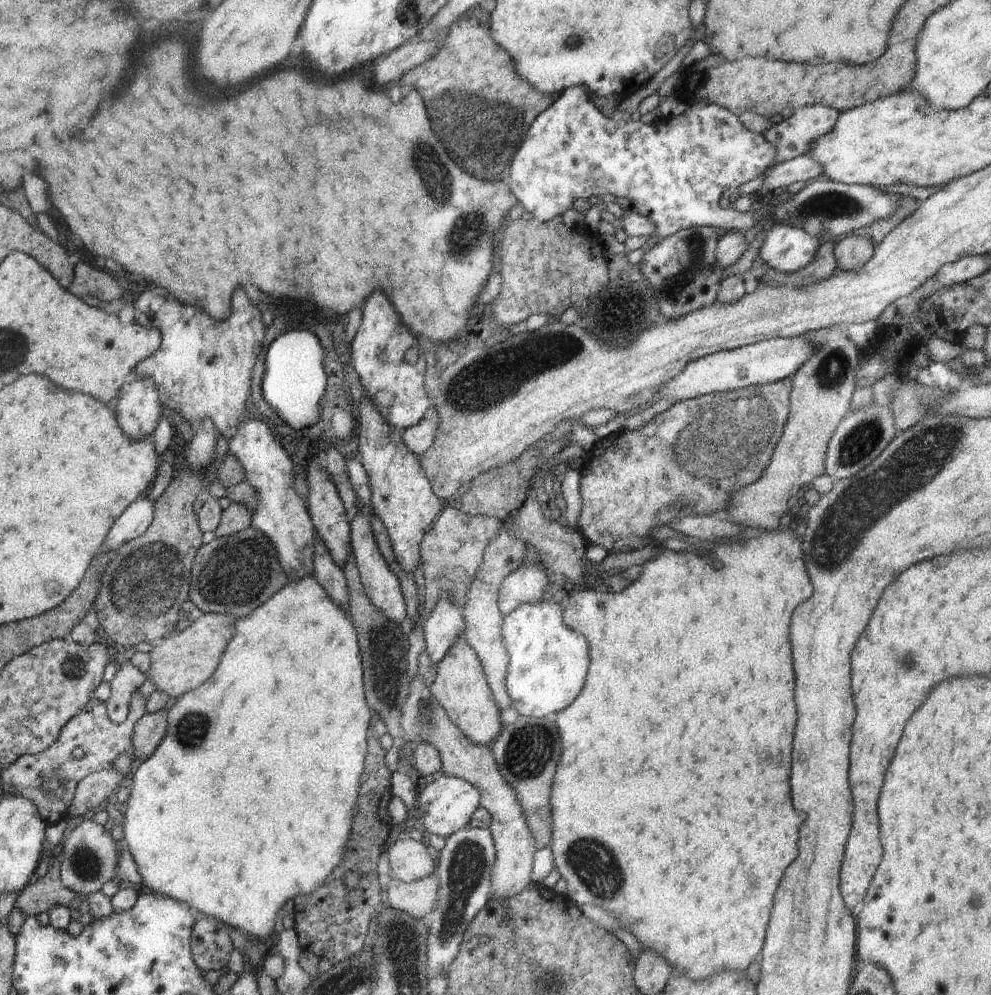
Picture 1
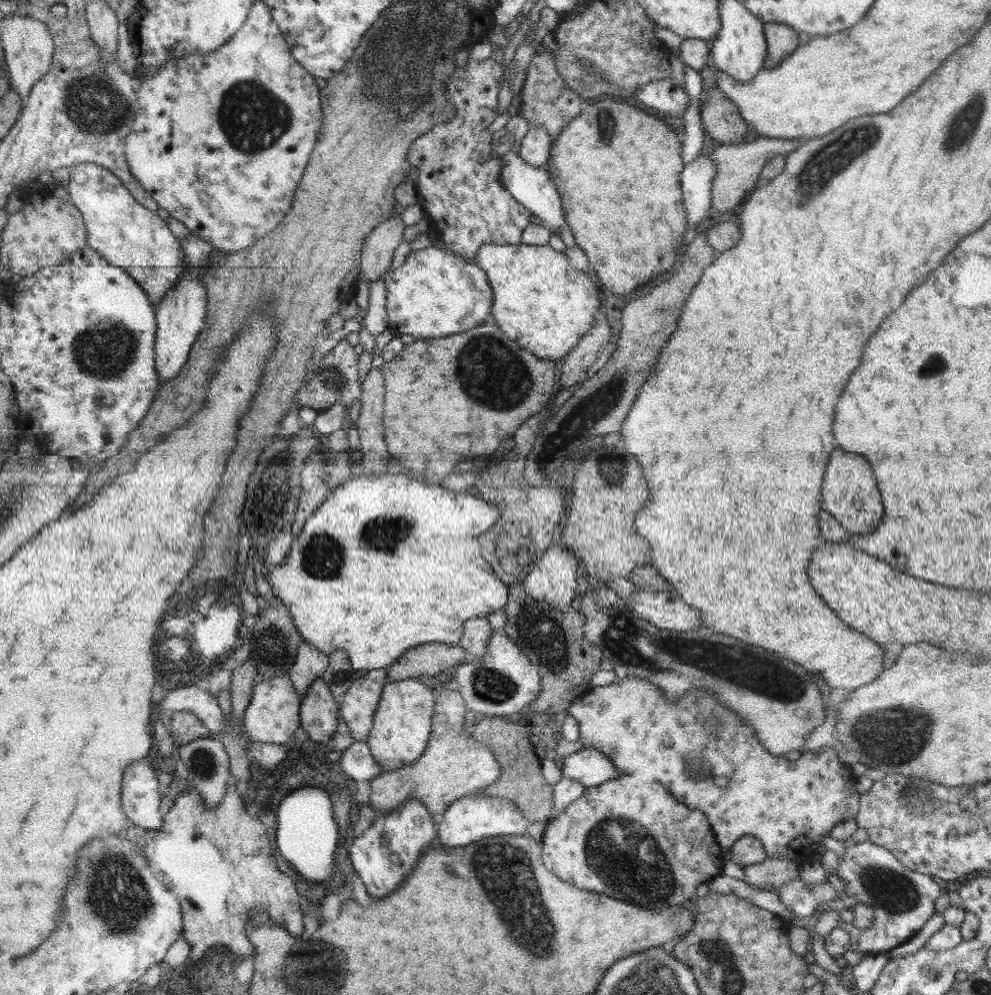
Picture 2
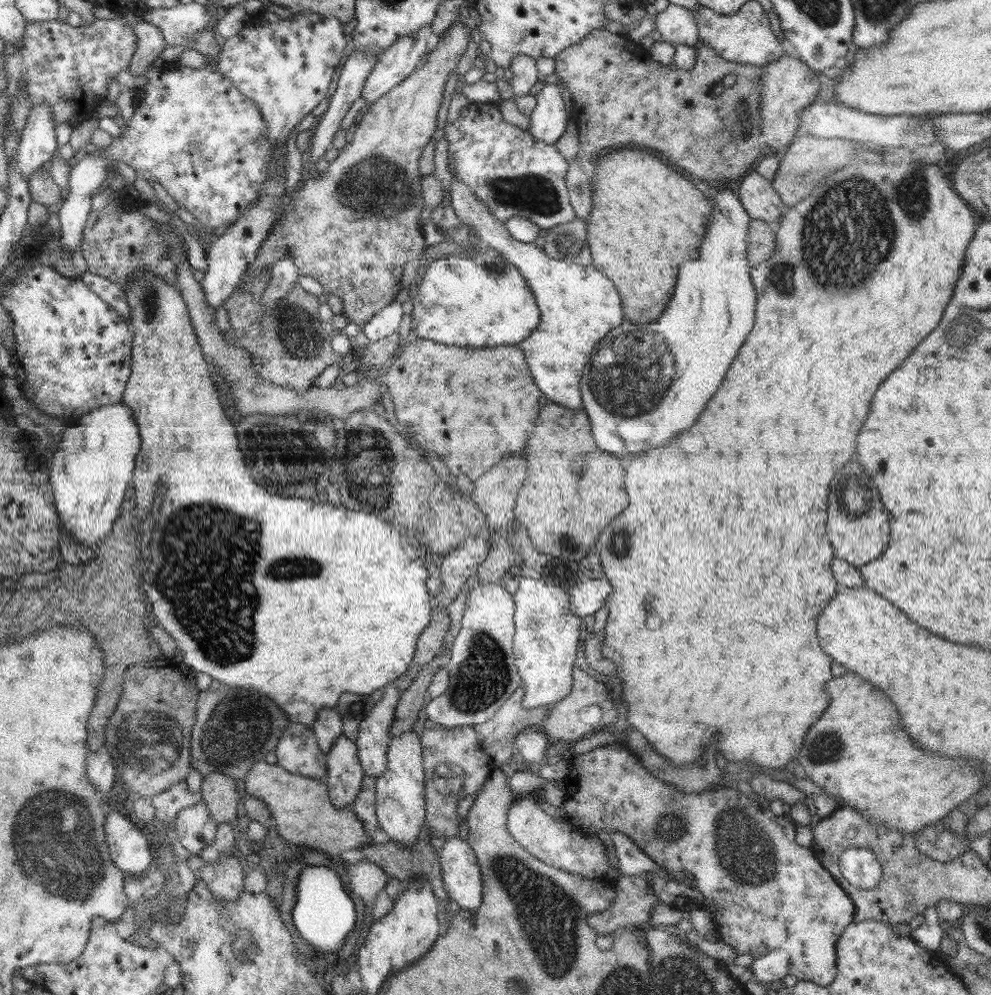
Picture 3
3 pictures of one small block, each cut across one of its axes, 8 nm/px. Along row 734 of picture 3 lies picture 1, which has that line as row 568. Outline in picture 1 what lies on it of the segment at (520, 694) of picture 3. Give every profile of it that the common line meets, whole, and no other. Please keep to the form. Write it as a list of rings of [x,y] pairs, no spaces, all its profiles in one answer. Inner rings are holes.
[[[504,522],[497,535],[486,547],[481,567],[477,575],[472,579],[467,592],[467,601],[462,607],[466,628],[462,632],[465,642],[476,653],[482,663],[486,680],[493,692],[497,707],[500,711],[512,708],[506,686],[509,656],[504,648],[501,635],[503,614],[499,609],[499,592],[508,573],[516,570],[524,562],[525,543],[511,534],[507,522]]]

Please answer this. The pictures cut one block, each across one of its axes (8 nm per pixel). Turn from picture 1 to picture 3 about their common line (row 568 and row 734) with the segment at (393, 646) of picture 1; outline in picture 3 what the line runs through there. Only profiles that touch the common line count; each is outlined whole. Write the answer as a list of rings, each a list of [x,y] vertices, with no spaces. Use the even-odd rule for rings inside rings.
[[[343,693],[340,695],[335,709],[340,713],[343,722],[343,735],[355,741],[358,736],[360,721],[375,705],[371,695]]]

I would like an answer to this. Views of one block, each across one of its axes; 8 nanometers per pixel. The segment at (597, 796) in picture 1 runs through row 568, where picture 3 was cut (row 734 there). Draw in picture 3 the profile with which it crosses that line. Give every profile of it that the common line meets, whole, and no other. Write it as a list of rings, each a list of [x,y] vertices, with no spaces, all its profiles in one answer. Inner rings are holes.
[[[915,156],[911,161],[899,162],[899,164],[892,160],[882,162],[882,164],[868,164],[868,162],[862,162],[861,160],[854,160],[848,167],[844,167],[834,174],[827,176],[824,182],[820,186],[814,188],[814,192],[807,196],[804,200],[801,200],[798,204],[792,207],[787,207],[784,213],[779,218],[779,221],[775,225],[775,249],[773,255],[766,261],[760,264],[752,265],[751,267],[751,279],[756,291],[758,302],[756,302],[756,316],[752,332],[748,334],[746,342],[742,344],[736,360],[732,362],[724,382],[720,384],[718,392],[712,396],[712,400],[706,404],[706,410],[700,414],[698,422],[690,428],[690,430],[684,430],[676,440],[670,440],[668,446],[664,448],[658,448],[658,450],[648,450],[644,454],[640,454],[638,458],[630,460],[630,464],[626,466],[626,492],[628,492],[628,508],[624,510],[624,516],[616,516],[608,526],[606,530],[600,534],[600,542],[596,544],[596,548],[600,550],[596,556],[598,564],[600,564],[606,575],[608,583],[612,584],[612,592],[608,597],[608,618],[604,629],[605,639],[602,646],[602,656],[606,660],[615,662],[617,671],[614,676],[617,676],[622,680],[622,696],[621,702],[628,706],[628,718],[624,723],[630,722],[629,726],[638,730],[640,734],[646,736],[646,740],[652,744],[652,748],[660,754],[660,756],[666,756],[674,766],[682,766],[682,764],[696,764],[700,760],[700,754],[696,748],[694,748],[694,742],[702,742],[702,740],[708,740],[710,736],[718,734],[718,736],[728,736],[730,740],[734,740],[734,752],[732,754],[722,754],[728,762],[756,762],[757,769],[765,771],[766,773],[773,773],[782,769],[788,769],[795,762],[796,756],[803,745],[806,732],[808,728],[822,716],[824,708],[828,708],[828,694],[824,692],[824,684],[828,682],[833,676],[830,671],[830,664],[832,664],[832,658],[824,653],[824,650],[818,646],[818,638],[816,638],[816,620],[822,610],[828,604],[828,601],[837,593],[840,588],[834,576],[832,574],[831,562],[836,557],[832,545],[830,545],[828,534],[826,534],[826,520],[828,514],[826,514],[826,500],[828,500],[828,486],[832,482],[832,478],[836,476],[836,472],[852,458],[852,454],[856,452],[856,436],[868,416],[868,408],[870,408],[870,402],[874,398],[878,386],[886,380],[886,377],[896,370],[903,362],[908,358],[908,355],[924,340],[932,329],[935,329],[942,318],[943,312],[948,306],[951,299],[955,282],[960,276],[962,265],[965,261],[966,249],[969,242],[975,233],[974,227],[974,213],[969,208],[969,205],[963,198],[953,189],[952,180],[950,175],[944,174],[942,171],[942,165],[926,164],[926,162],[920,162],[919,157]],[[818,282],[862,282],[862,284],[818,284]]]

